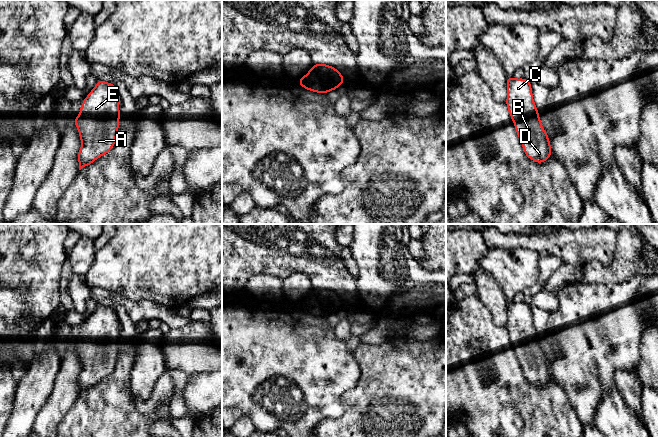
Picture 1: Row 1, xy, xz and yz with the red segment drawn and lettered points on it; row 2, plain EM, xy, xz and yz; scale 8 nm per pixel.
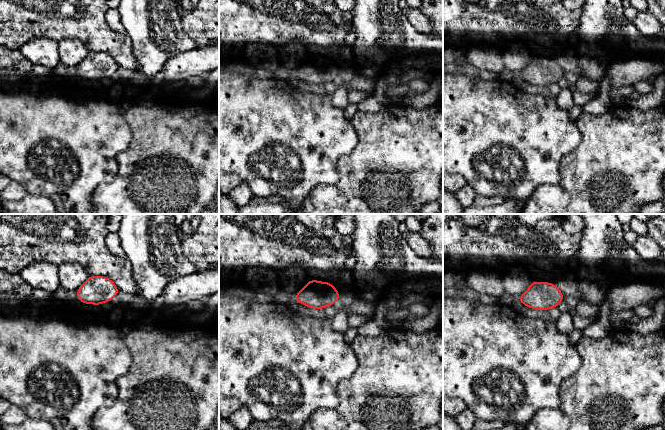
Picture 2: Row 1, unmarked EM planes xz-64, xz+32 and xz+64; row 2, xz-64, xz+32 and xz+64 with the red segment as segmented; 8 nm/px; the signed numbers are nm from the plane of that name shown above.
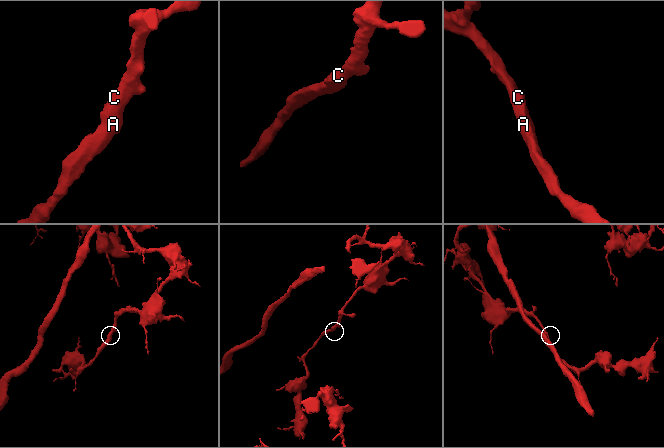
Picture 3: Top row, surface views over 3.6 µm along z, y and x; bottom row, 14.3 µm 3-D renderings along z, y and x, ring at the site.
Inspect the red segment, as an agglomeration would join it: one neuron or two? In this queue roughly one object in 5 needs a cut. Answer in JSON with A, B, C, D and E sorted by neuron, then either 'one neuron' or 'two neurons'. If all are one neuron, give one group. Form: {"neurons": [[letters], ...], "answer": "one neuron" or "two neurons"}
{"neurons": [["A", "B", "C", "D", "E"]], "answer": "one neuron"}

